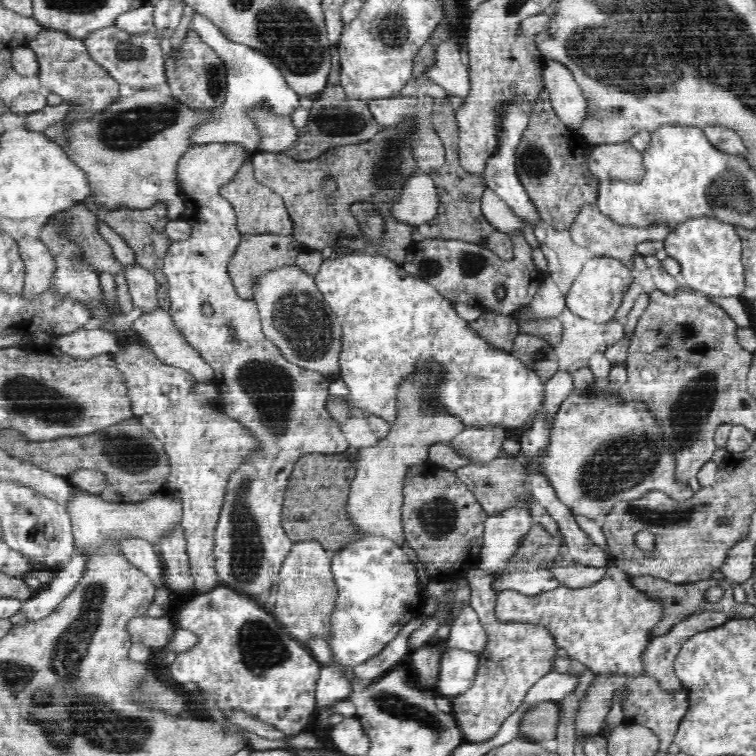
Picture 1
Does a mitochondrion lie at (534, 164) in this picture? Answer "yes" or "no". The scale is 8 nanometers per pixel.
yes

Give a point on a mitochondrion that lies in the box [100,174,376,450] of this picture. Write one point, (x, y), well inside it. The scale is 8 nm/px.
(300, 319)

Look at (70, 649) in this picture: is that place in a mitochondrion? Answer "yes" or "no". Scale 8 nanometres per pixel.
yes

